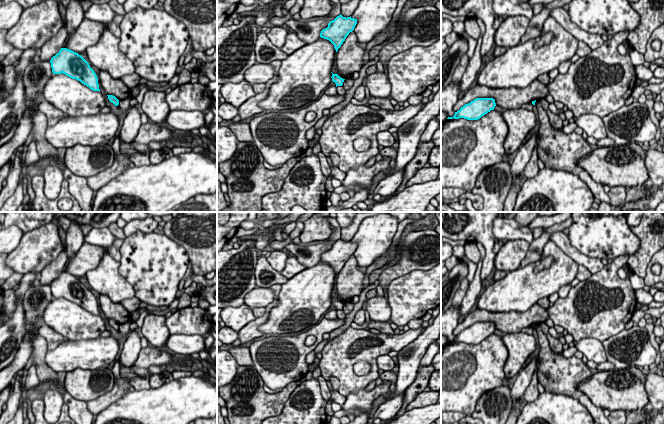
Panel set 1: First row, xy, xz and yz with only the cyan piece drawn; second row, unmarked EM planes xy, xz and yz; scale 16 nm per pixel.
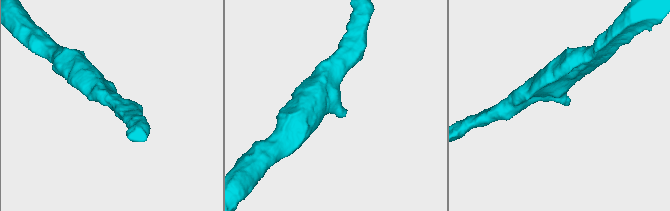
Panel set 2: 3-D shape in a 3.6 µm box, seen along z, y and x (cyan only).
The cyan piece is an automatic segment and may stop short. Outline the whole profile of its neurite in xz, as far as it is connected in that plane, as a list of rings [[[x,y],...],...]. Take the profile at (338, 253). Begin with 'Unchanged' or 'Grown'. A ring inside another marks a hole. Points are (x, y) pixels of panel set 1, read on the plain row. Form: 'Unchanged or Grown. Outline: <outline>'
Unchanged. Outline: [[[341,238],[330,245],[328,251],[323,253],[320,261],[329,264],[336,274],[341,271],[346,261],[352,256],[357,248],[357,243],[343,241]]]

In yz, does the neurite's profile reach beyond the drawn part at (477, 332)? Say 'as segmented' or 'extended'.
as segmented

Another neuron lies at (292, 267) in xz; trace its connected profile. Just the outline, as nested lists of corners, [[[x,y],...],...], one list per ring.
[[[289,256],[286,260],[285,268],[281,271],[281,274],[287,279],[290,279],[305,269],[305,266],[299,263],[295,256]]]

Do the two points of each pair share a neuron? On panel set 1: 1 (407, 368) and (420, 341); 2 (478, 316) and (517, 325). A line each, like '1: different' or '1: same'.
1: same
2: same

